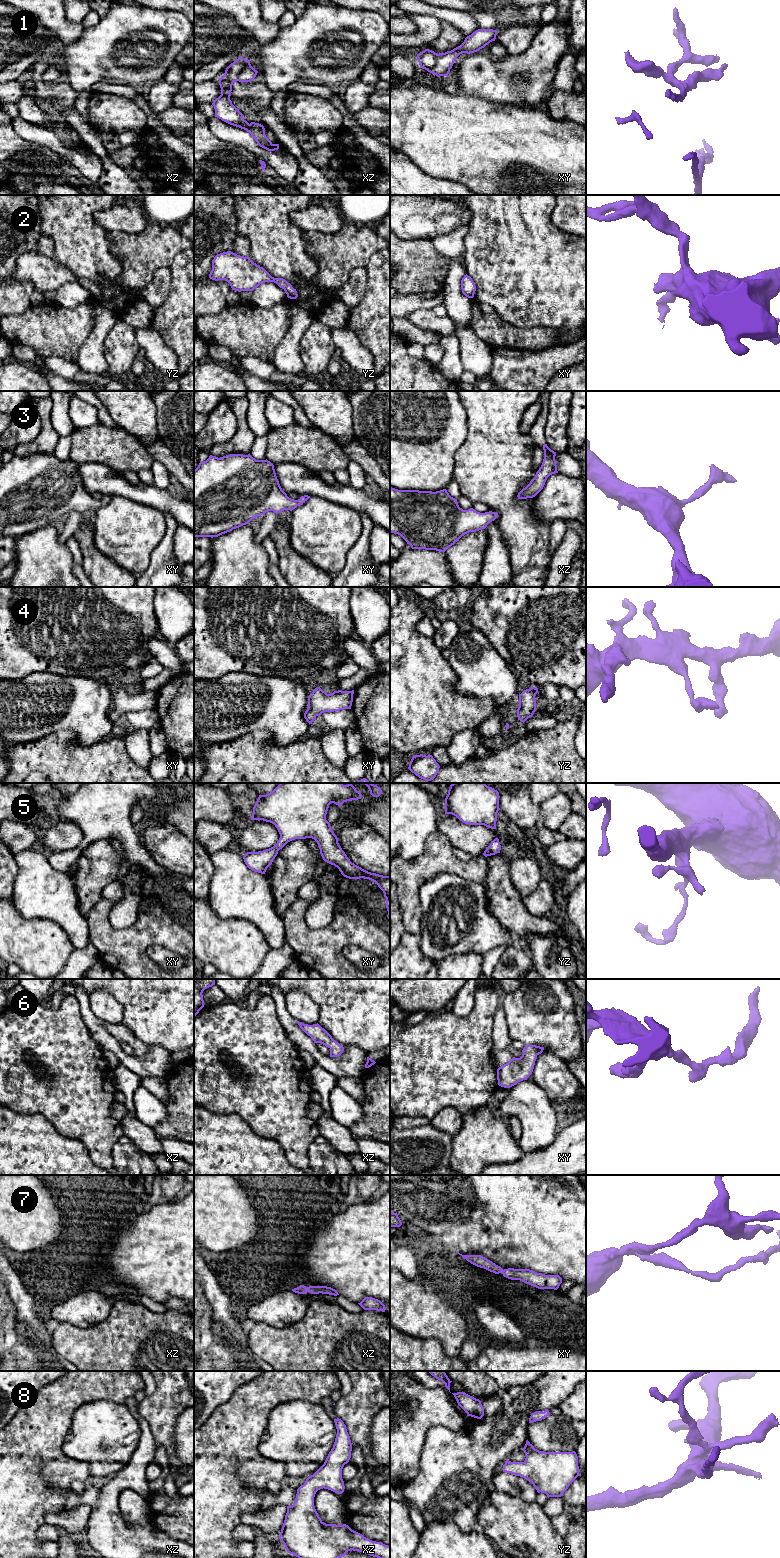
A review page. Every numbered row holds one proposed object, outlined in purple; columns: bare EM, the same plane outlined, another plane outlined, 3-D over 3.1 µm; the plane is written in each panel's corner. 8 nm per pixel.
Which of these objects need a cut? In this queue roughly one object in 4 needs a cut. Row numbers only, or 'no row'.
1

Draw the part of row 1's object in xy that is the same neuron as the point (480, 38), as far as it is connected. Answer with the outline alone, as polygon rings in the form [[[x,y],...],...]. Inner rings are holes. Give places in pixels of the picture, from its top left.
[[[478,29],[467,36],[464,42],[451,51],[437,54],[437,61],[433,68],[425,69],[428,72],[440,76],[448,76],[454,61],[462,53],[474,53],[484,48],[490,42],[495,41],[497,31],[493,29]]]

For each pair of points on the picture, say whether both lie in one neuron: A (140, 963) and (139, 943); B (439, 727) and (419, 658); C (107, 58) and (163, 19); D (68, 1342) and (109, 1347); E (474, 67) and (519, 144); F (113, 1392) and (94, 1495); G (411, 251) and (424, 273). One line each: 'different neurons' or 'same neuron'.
A: same neuron
B: same neuron
C: same neuron
D: same neuron
E: different neurons
F: different neurons
G: same neuron

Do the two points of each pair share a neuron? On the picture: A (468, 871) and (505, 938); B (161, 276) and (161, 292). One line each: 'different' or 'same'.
A: different
B: same

